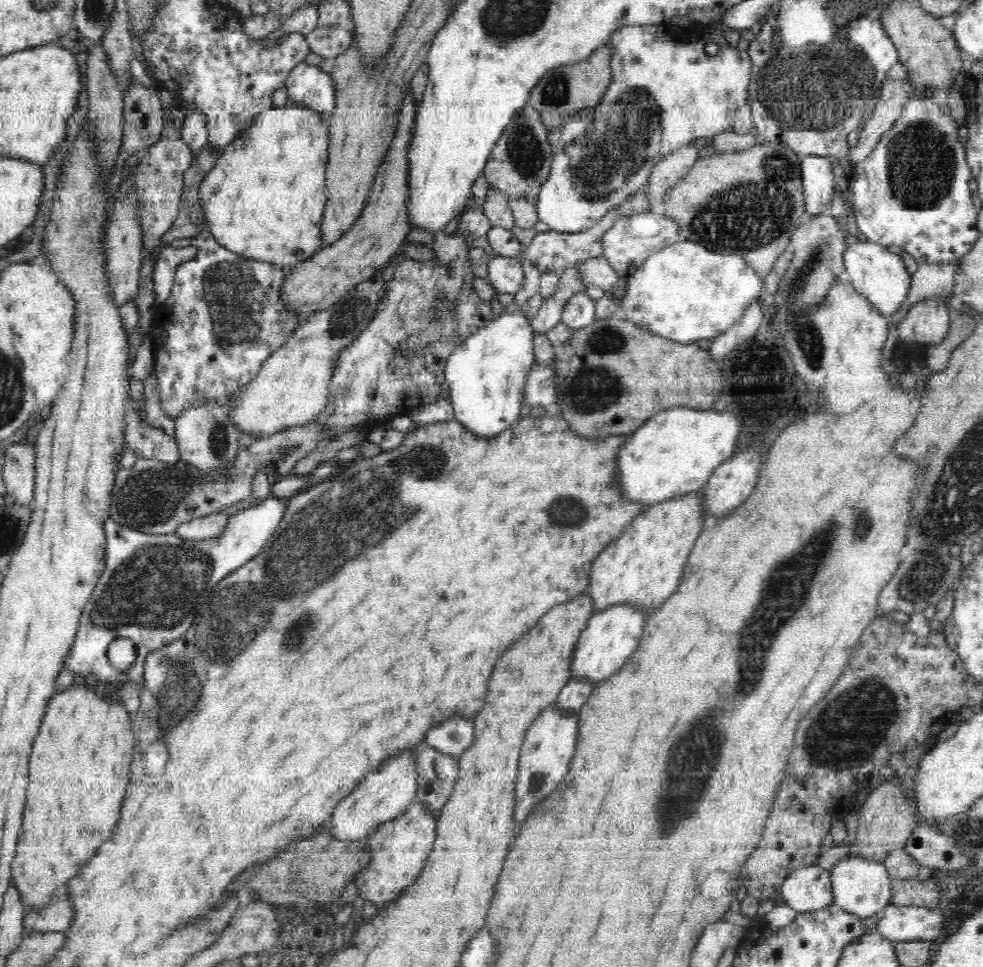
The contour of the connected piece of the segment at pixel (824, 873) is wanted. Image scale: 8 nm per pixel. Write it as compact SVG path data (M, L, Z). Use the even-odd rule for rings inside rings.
M812 864L790 871L781 886L779 901L799 914L834 904L829 870Z

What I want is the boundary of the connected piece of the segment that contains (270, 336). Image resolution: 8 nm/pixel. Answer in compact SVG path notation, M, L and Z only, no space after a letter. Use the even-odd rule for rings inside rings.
M205 225L204 230L200 230L200 232L196 236L189 236L188 238L180 238L177 239L174 242L171 242L171 245L176 248L186 248L187 246L193 246L193 248L196 248L197 253L196 256L194 256L193 259L181 262L180 265L177 266L176 272L175 272L175 283L172 287L172 292L169 294L169 297L165 299L164 304L160 304L159 306L154 306L153 310L153 327L151 328L150 337L153 340L153 349L155 350L155 362L154 362L154 370L157 370L157 381L159 383L159 396L161 398L161 407L163 408L164 412L168 414L173 420L175 420L176 417L180 416L180 414L184 414L186 410L190 408L194 408L196 404L198 405L204 405L204 404L210 404L210 402L213 402L213 404L220 404L223 406L226 406L230 400L230 396L235 396L236 393L239 392L240 387L244 387L246 383L252 382L254 378L256 378L256 374L258 374L258 370L260 370L262 363L271 355L276 352L281 346L284 346L289 339L289 336L300 326L300 313L296 313L296 309L290 305L290 303L286 303L284 301L284 294L283 294L283 286L286 282L286 278L289 276L290 270L286 267L279 267L276 265L276 263L272 262L264 262L262 259L254 259L251 257L246 257L246 255L240 255L239 253L236 253L234 251L228 250L226 247L224 247L222 244L218 242L218 239L216 239L211 232L211 228L208 228L208 226Z

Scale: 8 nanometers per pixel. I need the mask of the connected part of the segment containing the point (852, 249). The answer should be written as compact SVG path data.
M854 241L843 254L844 277L860 296L872 303L887 318L902 308L911 289L912 277L904 266L900 255L890 252L888 247L868 241Z

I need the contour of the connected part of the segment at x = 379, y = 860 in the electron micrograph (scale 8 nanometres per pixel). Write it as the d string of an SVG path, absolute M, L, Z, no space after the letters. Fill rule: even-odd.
M414 801L401 816L378 825L364 840L365 850L369 852L369 865L355 874L358 895L380 908L402 896L404 888L414 884L432 852L432 844L436 840L436 820L437 817L424 804Z

